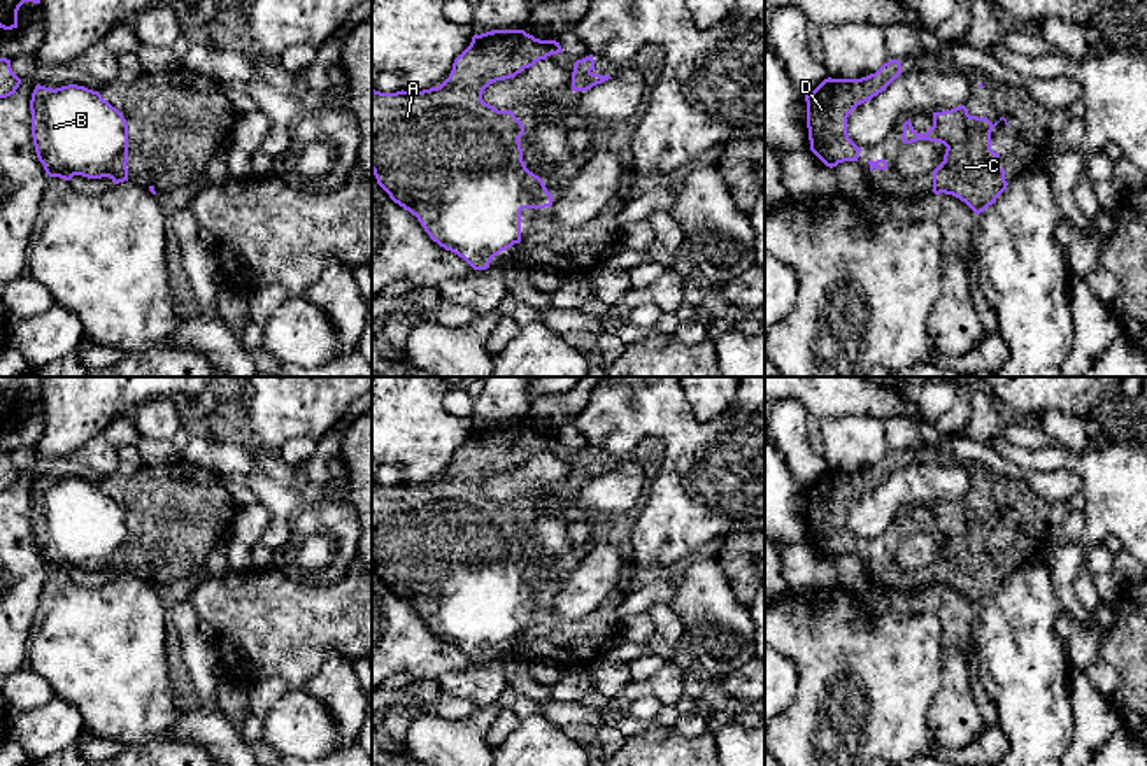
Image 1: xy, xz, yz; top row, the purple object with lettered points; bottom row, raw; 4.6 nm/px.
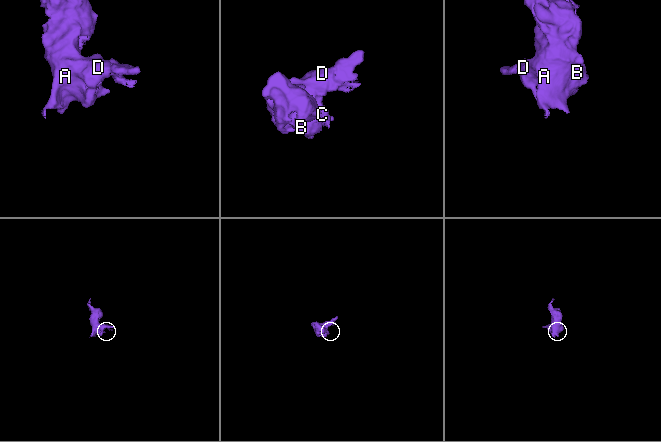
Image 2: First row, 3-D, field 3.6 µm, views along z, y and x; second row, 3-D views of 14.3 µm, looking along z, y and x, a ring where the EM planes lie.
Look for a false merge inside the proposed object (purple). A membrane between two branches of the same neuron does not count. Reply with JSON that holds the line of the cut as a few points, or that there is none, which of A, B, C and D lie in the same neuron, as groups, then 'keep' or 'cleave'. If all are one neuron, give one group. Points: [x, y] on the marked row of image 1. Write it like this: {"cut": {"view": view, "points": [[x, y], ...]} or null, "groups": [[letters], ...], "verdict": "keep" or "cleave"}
{"cut": null, "groups": [["A", "B", "C", "D"]], "verdict": "keep"}

